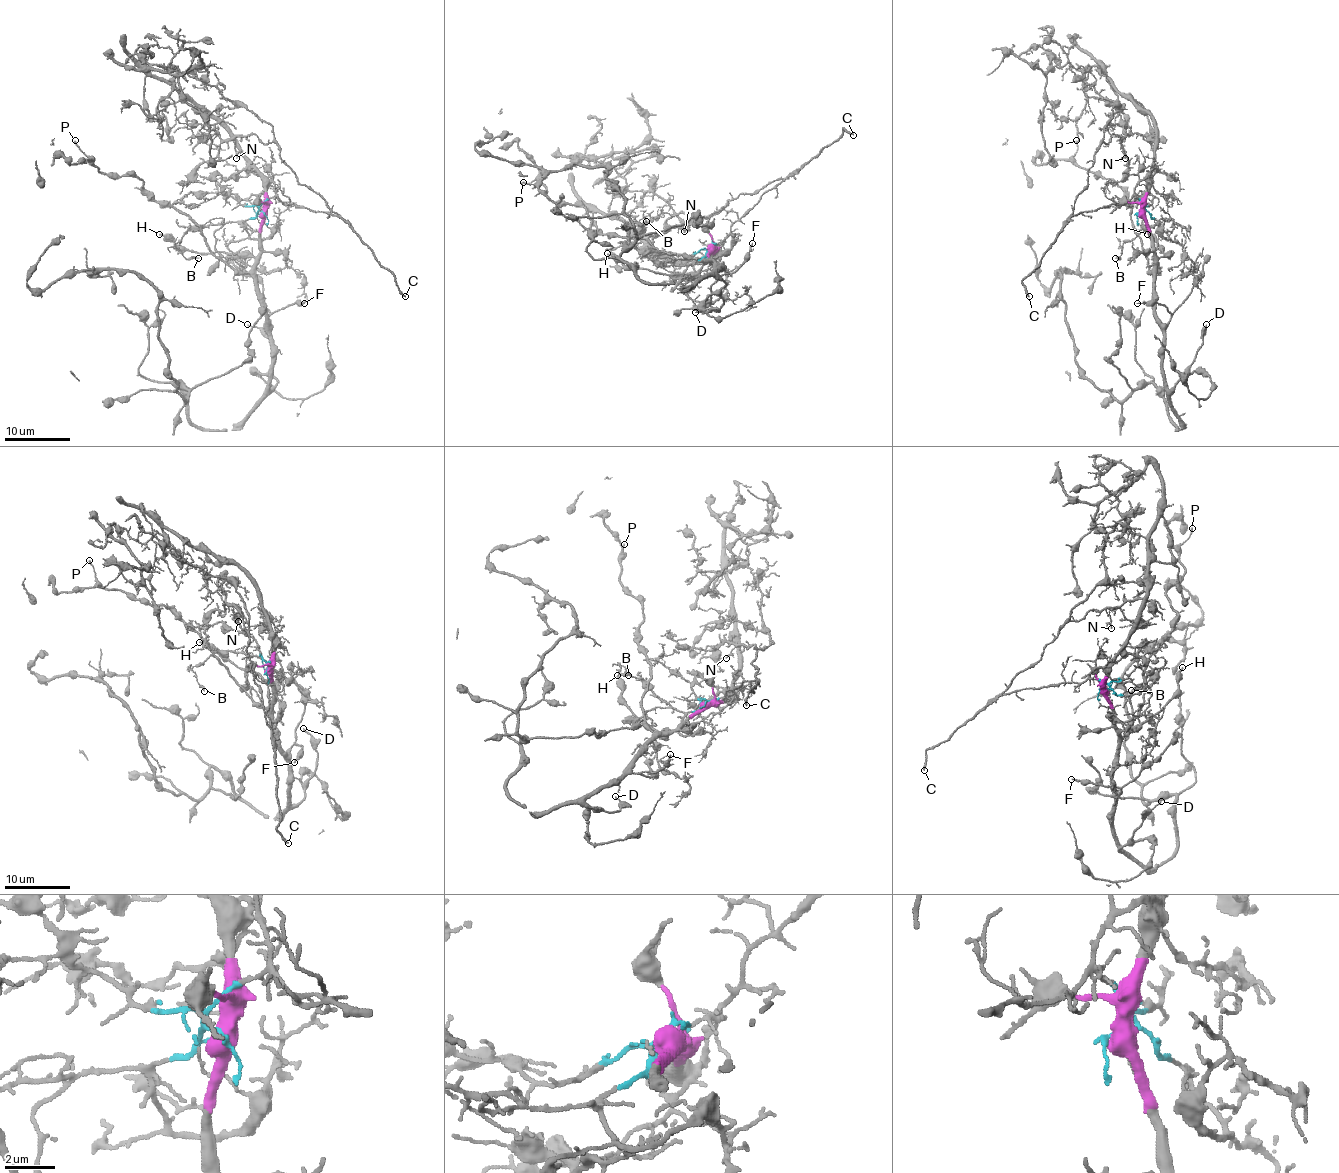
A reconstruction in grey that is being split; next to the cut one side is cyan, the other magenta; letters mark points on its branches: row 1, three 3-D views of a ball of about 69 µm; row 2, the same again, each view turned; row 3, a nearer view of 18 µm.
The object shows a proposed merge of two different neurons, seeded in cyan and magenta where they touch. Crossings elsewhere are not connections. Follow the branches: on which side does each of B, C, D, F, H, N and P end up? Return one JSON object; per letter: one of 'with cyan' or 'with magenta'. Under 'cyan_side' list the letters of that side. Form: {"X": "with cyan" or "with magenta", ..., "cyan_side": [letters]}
{"B": "with cyan", "C": "with cyan", "D": "with magenta", "F": "with magenta", "H": "with magenta", "N": "with cyan", "P": "with magenta", "cyan_side": ["B", "C", "N"]}

